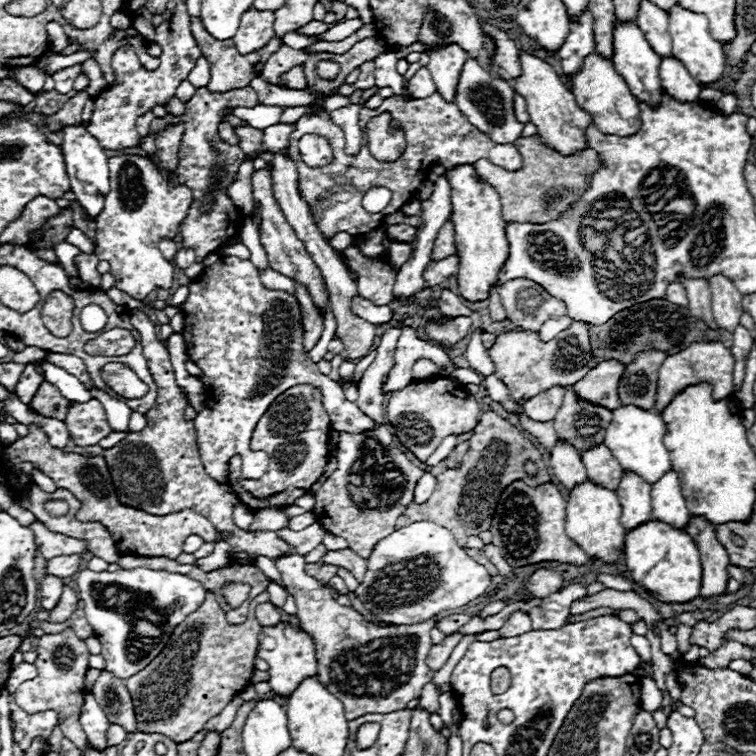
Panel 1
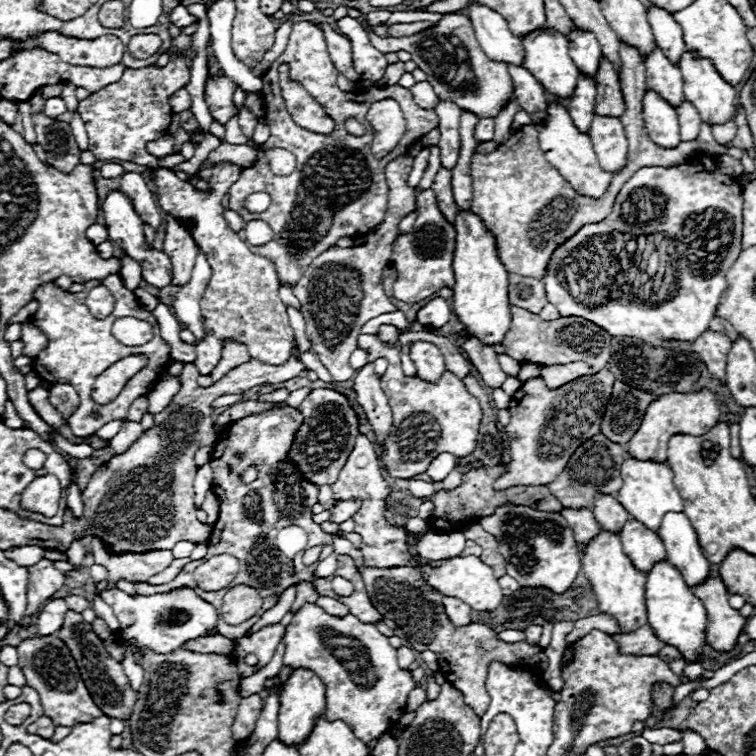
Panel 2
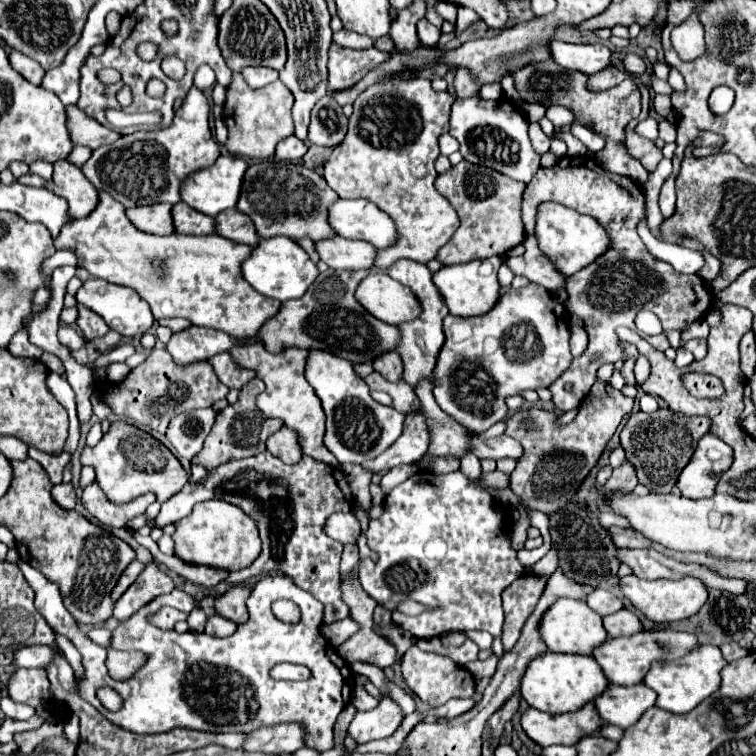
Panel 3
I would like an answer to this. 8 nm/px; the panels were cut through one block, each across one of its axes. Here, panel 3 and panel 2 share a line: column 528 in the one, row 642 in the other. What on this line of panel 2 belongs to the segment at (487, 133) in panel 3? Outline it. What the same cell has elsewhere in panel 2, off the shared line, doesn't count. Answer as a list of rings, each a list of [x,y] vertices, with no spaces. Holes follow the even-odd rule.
[[[114,588],[110,592],[100,594],[102,600],[112,606],[116,618],[120,620],[120,638],[136,638],[138,644],[158,652],[158,654],[168,654],[176,648],[180,648],[182,640],[190,638],[200,638],[210,630],[216,630],[218,622],[218,612],[212,604],[204,602],[194,594],[190,588],[174,590],[168,594],[154,594],[154,596],[136,596],[132,598],[130,594]]]

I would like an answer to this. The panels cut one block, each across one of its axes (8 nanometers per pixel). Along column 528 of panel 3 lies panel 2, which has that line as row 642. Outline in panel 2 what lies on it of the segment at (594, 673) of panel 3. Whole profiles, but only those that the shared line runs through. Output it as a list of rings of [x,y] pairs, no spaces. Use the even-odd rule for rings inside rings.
[[[668,560],[658,562],[646,576],[646,606],[650,612],[650,628],[658,640],[678,648],[688,662],[698,662],[706,640],[706,608]]]

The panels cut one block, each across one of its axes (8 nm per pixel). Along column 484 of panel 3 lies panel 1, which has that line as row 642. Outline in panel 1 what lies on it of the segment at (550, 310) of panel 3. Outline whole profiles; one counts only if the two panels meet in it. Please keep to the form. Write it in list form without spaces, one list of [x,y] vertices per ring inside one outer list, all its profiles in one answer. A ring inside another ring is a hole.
[[[300,554],[276,560],[282,582],[296,600],[300,628],[304,628],[304,632],[310,634],[316,644],[316,678],[328,692],[342,700],[348,720],[370,712],[386,714],[406,708],[406,704],[412,698],[418,698],[422,686],[434,676],[434,672],[426,666],[426,656],[432,648],[430,630],[436,626],[436,618],[430,618],[422,624],[378,628],[364,620],[364,616],[354,608],[340,606],[326,586],[304,572],[304,566],[306,562]]]

